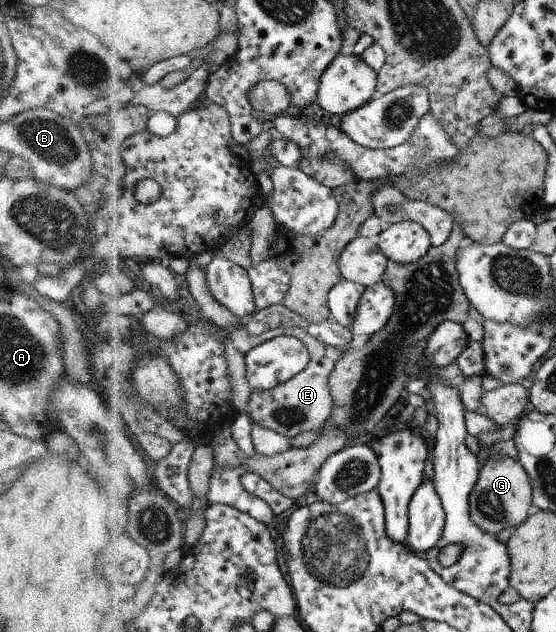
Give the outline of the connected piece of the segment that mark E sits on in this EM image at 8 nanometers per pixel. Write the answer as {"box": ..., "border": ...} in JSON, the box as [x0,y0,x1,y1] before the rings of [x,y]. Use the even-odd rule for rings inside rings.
{"box":[228,326,345,438],"border":[[[298,326],[268,329],[264,335],[254,335],[247,328],[233,329],[228,338],[232,340],[234,347],[238,347],[240,352],[247,355],[259,345],[282,335],[296,336],[306,343],[311,353],[309,366],[288,383],[283,383],[272,390],[256,390],[251,397],[248,414],[254,423],[258,423],[262,427],[268,427],[268,429],[277,431],[289,438],[294,438],[306,432],[322,432],[334,417],[337,398],[334,397],[333,391],[333,373],[337,371],[338,364],[341,363],[345,351],[320,341],[308,330]]]}

